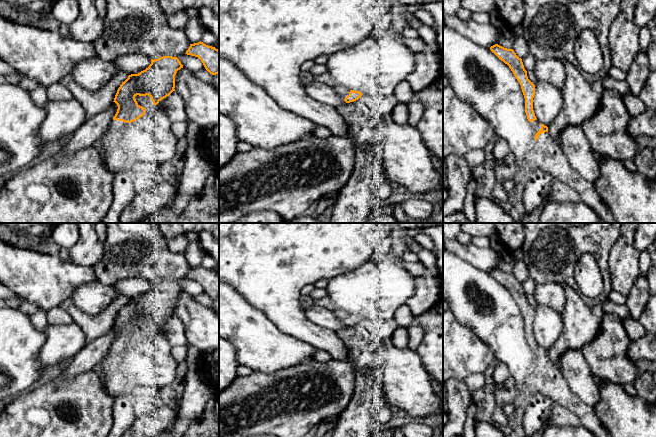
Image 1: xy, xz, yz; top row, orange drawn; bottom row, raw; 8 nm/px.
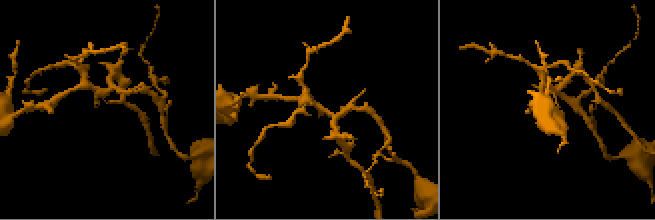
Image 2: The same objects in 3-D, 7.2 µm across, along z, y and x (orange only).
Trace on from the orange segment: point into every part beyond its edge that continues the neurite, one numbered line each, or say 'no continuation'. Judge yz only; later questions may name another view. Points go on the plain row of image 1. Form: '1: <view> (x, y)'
1: yz (547, 379)

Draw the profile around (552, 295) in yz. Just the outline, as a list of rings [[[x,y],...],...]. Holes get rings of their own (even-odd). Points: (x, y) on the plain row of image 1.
[[[559,283],[537,284],[534,292],[537,304],[562,311],[566,304],[565,290]]]

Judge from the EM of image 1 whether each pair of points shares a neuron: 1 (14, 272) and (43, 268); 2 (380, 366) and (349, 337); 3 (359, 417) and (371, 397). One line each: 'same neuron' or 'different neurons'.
1: same neuron
2: same neuron
3: same neuron

